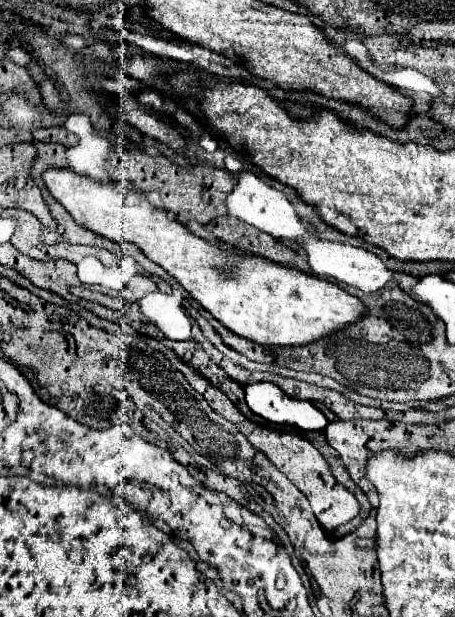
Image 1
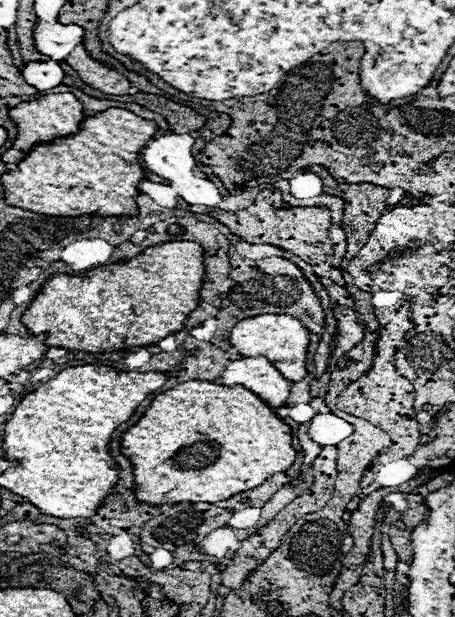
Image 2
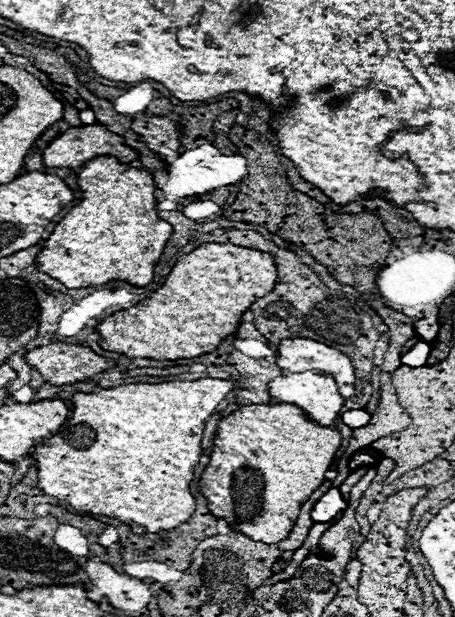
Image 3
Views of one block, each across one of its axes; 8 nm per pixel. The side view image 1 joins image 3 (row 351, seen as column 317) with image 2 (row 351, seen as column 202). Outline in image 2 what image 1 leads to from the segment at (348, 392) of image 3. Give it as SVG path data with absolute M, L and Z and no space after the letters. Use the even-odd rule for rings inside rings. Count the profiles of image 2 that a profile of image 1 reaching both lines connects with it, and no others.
M260 314L254 318L240 320L230 332L230 344L244 358L250 358L252 354L264 354L266 358L272 358L272 362L280 366L280 372L284 374L284 378L292 382L298 382L308 376L306 352L310 344L310 332L298 318L286 316L286 314Z

